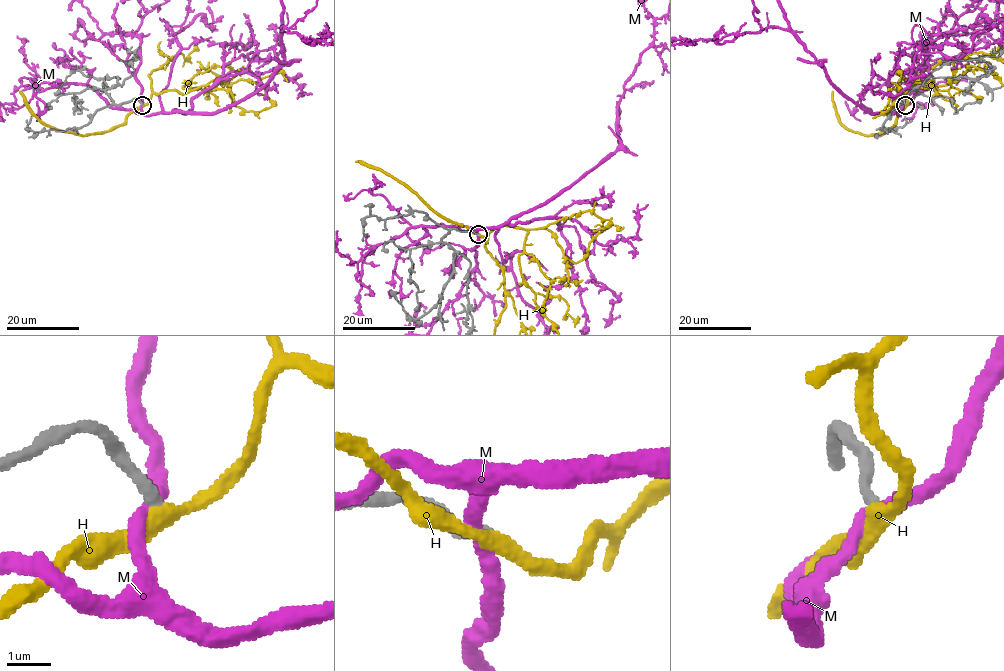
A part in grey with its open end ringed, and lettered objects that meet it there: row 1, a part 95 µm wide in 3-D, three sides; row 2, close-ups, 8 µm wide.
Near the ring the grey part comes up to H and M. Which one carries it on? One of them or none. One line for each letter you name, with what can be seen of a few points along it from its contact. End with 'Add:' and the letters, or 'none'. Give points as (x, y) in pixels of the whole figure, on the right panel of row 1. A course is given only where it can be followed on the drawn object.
Add: H

